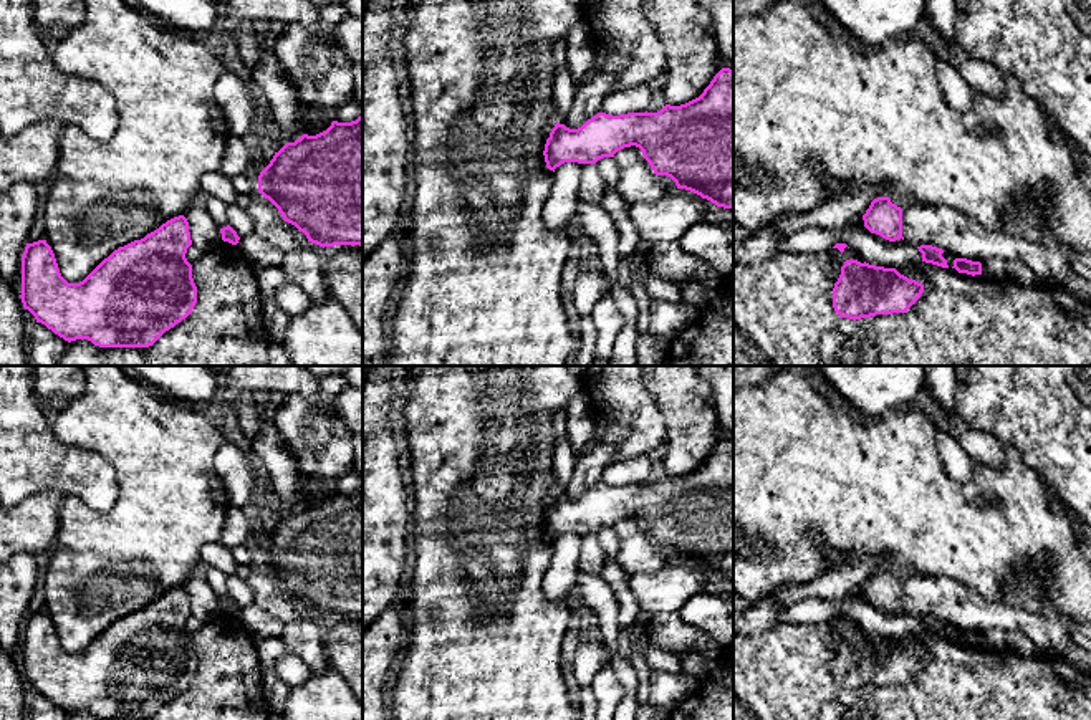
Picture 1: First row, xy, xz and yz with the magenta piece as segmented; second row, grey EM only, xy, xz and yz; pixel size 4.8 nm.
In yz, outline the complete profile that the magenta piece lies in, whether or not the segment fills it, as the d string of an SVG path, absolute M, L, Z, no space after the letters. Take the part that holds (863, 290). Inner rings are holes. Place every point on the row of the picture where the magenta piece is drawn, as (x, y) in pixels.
M846 260L833 288L833 308L839 318L861 319L906 313L922 295L924 285L896 268Z

